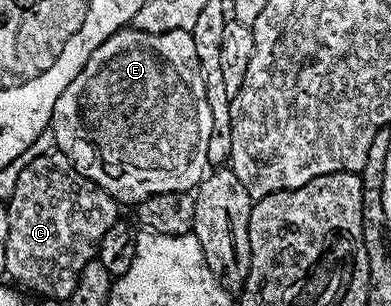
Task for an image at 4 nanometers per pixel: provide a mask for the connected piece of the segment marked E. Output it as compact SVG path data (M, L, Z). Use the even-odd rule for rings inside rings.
M133 27L119 29L110 39L106 39L90 55L90 59L84 65L84 69L58 95L58 103L54 103L50 128L56 137L55 148L69 157L72 166L84 177L89 177L95 185L105 189L117 203L132 201L139 203L154 195L163 193L186 193L195 190L206 176L209 168L208 156L206 155L206 143L210 143L210 103L206 99L206 87L204 77L200 74L200 60L198 51L194 51L194 39L191 32L186 30L168 30L164 34L148 34L146 31Z

